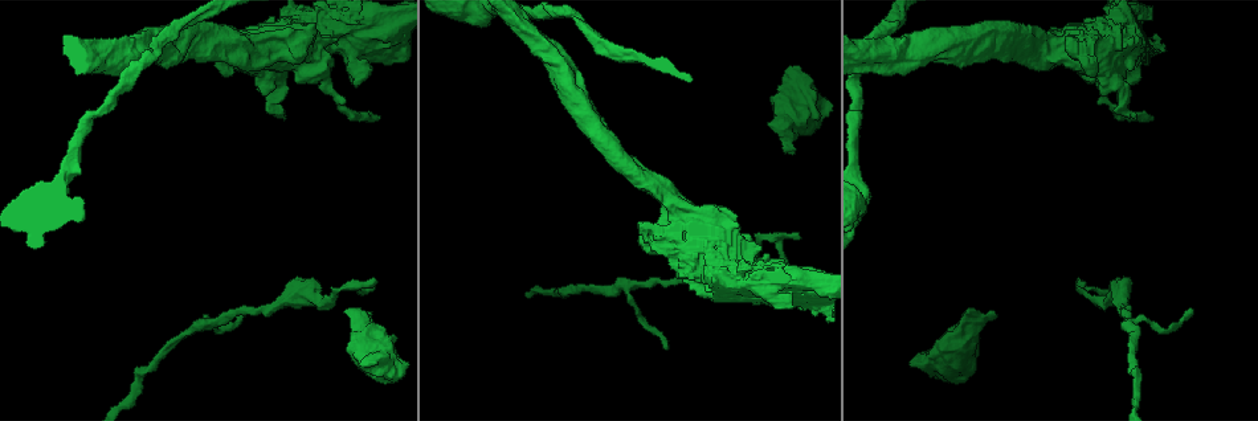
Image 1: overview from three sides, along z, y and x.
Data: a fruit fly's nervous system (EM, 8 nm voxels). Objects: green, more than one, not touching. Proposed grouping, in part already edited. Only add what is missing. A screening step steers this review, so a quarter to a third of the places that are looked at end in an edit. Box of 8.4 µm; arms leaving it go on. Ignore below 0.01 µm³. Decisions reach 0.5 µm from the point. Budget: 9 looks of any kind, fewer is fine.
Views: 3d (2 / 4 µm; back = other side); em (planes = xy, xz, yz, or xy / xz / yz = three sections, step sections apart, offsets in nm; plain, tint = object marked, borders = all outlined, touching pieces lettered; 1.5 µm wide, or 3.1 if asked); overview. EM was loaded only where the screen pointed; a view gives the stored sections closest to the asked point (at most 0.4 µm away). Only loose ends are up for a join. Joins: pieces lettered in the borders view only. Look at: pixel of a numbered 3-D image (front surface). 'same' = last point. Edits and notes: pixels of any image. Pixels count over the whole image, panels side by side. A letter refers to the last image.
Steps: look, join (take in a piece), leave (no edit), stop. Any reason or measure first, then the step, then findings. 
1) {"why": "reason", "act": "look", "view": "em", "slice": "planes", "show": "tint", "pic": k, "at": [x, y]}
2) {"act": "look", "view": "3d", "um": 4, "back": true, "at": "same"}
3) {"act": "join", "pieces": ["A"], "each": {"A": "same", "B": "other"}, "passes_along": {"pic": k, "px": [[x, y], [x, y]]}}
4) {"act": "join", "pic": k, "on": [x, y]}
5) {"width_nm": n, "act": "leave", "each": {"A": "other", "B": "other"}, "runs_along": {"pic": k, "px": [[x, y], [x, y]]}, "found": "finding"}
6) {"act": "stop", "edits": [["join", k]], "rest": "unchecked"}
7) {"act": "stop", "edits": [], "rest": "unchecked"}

{"why": "an open end", "act": "look", "view": "em", "slice": "planes", "show": "tint", "pic": 1, "at": [1135, 118]}

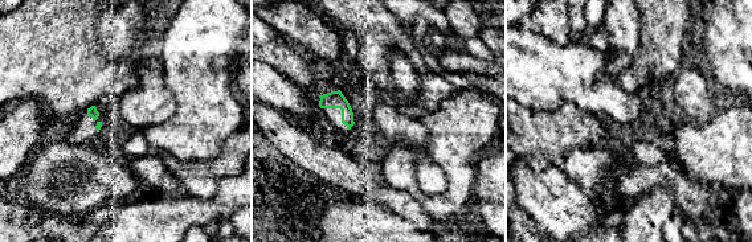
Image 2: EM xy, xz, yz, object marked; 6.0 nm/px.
{"why": "see the neighbours", "act": "look", "view": "em", "slice": "planes", "show": "borders", "at": "same"}

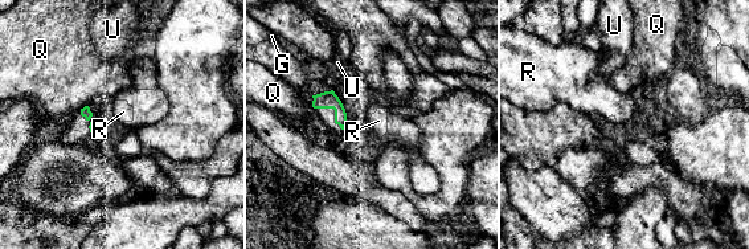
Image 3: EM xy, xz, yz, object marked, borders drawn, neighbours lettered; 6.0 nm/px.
{"longest_contact_nm": ["Q", 60], "act": "leave", "each": {"G": "other", "Q": "other", "R": "other", "U": "other"}, "border": {"pic": 3, "px": [[88, 105], [80, 109]]}, "found": "no lettered piece goes on from it"}

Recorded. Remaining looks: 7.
{"act": "look", "view": "em", "slice": "planes", "show": "borders", "pic": 1, "at": [790, 152]}

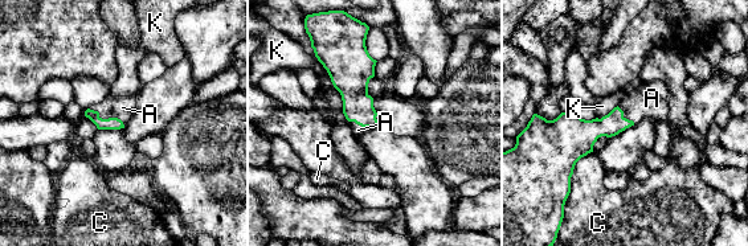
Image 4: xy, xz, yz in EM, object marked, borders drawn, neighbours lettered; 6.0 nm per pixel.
{"act": "join", "pieces": ["A"], "each": {"A": "same", "C": "other", "K": "other"}, "found": "it goes on there"}

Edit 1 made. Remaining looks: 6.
{"act": "look", "view": "overview"}

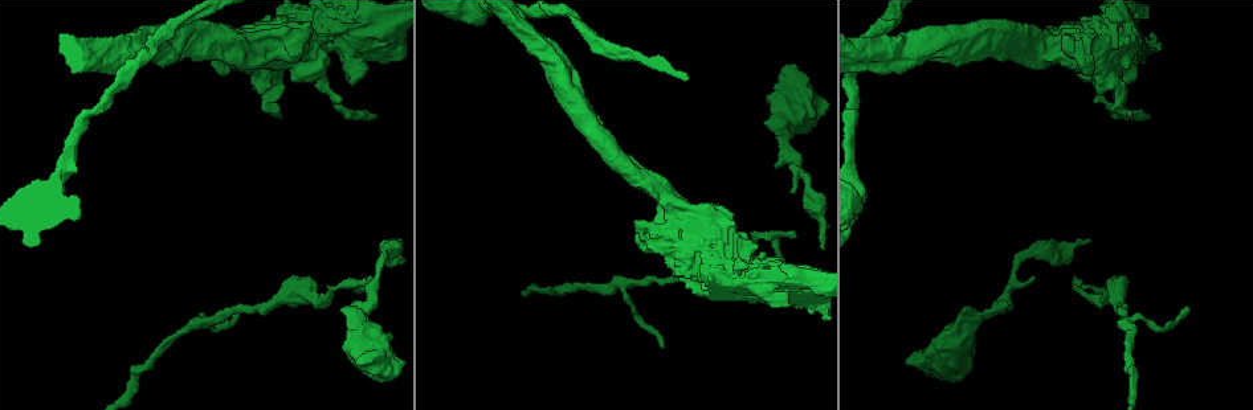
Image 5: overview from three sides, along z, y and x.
{"why": "free end", "act": "look", "view": "em", "slice": "yz", "step": 8, "show": "borders", "pic": 5, "at": [782, 67]}

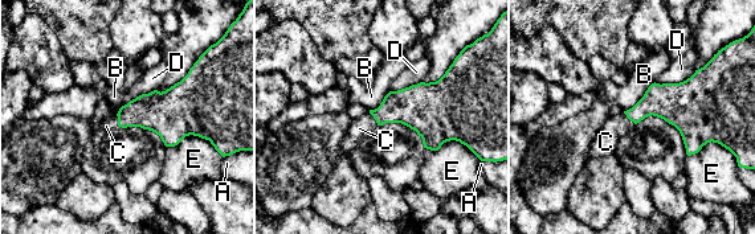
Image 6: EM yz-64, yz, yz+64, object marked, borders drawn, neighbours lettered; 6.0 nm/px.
{"act": "join", "pieces": ["C"], "each": {"A": "other", "B": "other", "C": "same", "D": "other", "E": "other"}, "passes_along": {"pic": 6, "px": [[412, 106], [374, 118], [359, 128]]}, "found": "it goes on there"}

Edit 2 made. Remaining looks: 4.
{"why": "see it whole again", "act": "look", "view": "overview"}

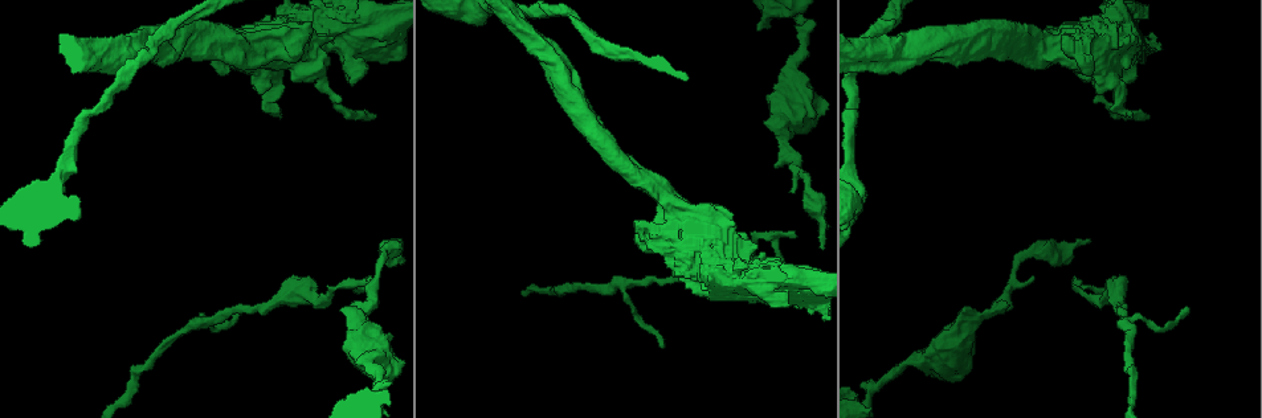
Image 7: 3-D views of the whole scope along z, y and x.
{"why": "branch stops here", "act": "look", "view": "em", "slice": "planes", "show": "borders", "pic": 7, "at": [1061, 36]}

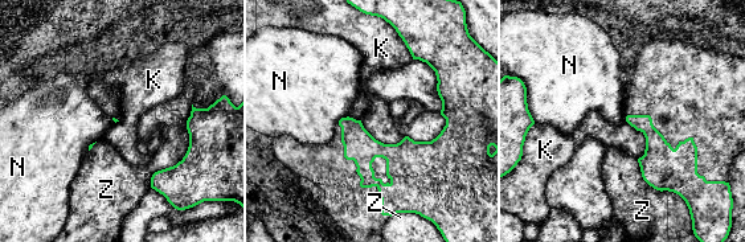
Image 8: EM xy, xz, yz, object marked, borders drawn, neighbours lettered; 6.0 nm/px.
{"act": "leave", "each": {"K": "other", "N": "other", "Z": "other"}, "runs_along": {"pic": 8, "px": [[442, 90], [443, 136], [392, 185], [364, 184]]}, "found": "no lettered piece goes on from it"}

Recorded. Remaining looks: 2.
{"act": "stop", "edits": [["join", 4], ["join", 6]], "rest": "unchecked"}

